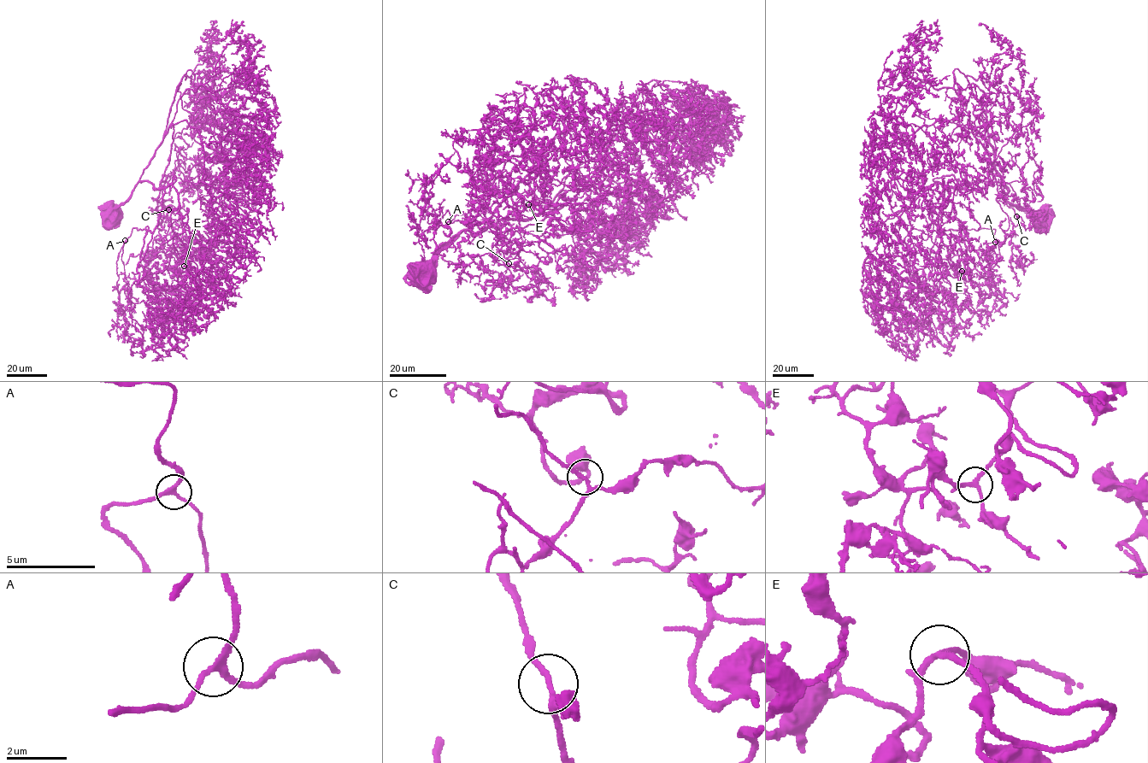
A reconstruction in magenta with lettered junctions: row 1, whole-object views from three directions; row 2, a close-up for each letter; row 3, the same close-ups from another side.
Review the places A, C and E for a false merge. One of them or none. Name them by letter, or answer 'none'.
none

